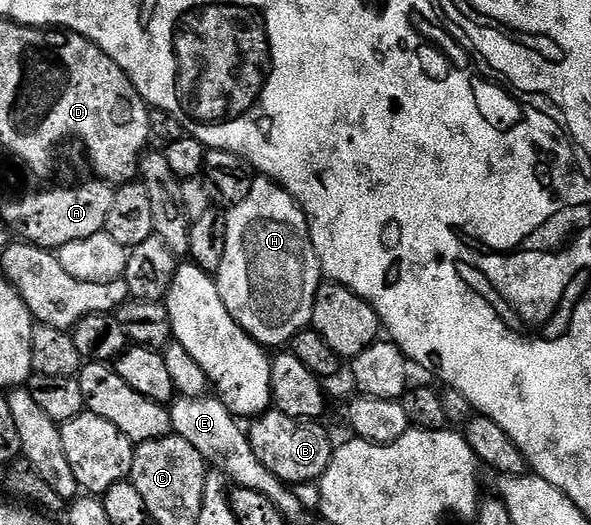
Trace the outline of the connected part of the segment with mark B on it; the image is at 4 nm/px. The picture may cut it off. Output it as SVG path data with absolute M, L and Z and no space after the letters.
M276 409L257 416L249 424L248 434L252 453L256 453L260 465L275 475L281 483L310 483L322 478L328 469L328 461L334 456L335 444L330 443L330 435L322 428L321 422L312 419L293 419Z

